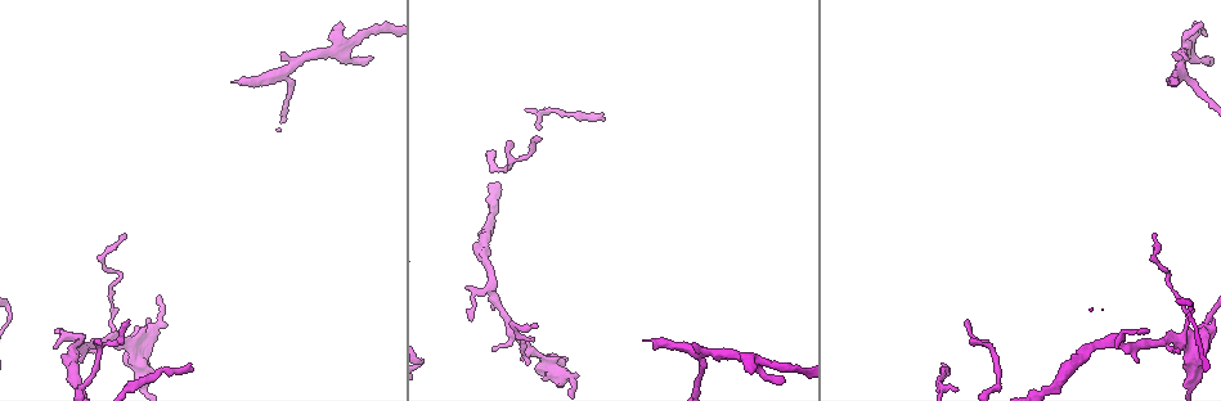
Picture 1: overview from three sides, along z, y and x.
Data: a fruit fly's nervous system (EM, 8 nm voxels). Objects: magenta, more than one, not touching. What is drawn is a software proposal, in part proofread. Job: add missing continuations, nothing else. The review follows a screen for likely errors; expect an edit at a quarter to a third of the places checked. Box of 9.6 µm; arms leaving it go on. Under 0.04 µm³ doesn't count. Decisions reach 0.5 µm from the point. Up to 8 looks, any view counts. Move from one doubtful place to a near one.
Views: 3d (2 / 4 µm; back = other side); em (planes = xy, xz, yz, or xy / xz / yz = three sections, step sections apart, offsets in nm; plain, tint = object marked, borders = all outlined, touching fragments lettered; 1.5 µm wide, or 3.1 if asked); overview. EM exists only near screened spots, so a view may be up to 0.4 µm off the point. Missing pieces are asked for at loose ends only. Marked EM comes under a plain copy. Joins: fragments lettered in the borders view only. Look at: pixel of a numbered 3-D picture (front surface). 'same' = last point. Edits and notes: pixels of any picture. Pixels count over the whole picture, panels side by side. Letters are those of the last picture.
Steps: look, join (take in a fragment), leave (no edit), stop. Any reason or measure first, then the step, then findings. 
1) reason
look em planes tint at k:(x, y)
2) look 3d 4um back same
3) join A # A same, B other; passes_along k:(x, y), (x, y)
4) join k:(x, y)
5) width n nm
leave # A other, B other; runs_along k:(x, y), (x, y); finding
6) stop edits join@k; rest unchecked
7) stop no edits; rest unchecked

free end
look em yz step 8 tint at 1:(644, 339)

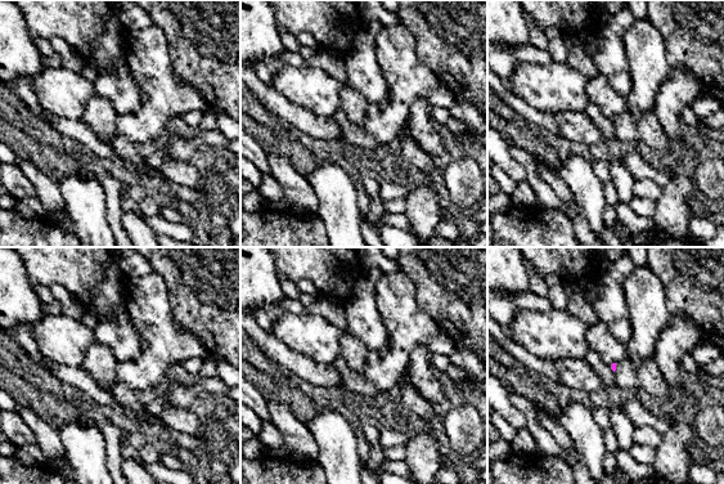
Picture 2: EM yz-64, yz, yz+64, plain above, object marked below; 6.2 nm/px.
another direction
look em planes borders same

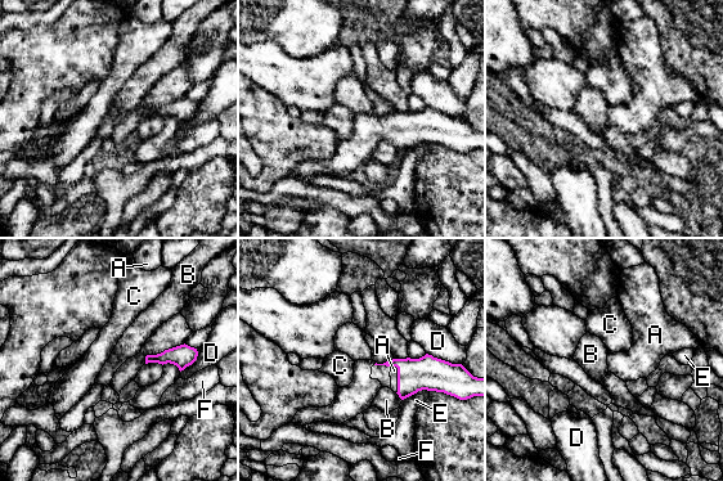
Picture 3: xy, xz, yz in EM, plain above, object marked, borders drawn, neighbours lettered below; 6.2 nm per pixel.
longest_contact D 190 nm
join A # A same, B other, C other, D other, E other, F other; it goes on there

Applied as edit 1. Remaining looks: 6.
branch stops here
look em xy step 8 borders at 1:(784, 380)

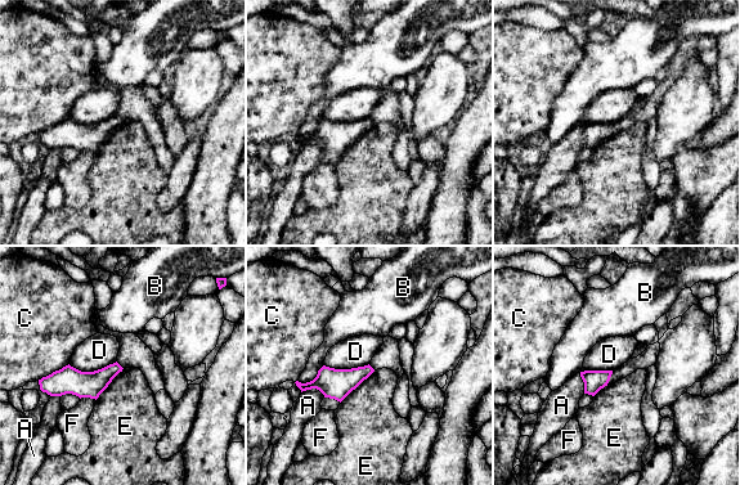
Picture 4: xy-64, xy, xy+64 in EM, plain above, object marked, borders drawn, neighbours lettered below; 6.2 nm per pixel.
leave # A other, B other, C other, D other, E other, F other; runs_along 4:(117, 368), (98, 381), (46, 380); none of them fits

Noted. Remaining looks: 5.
tapers out
look 3d 2um at 1:(1156, 233)

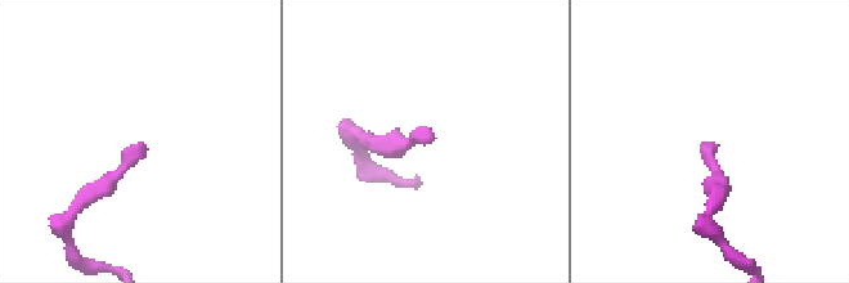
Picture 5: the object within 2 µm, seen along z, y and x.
shape alone is not enough
look em planes borders at 5:(708, 146)

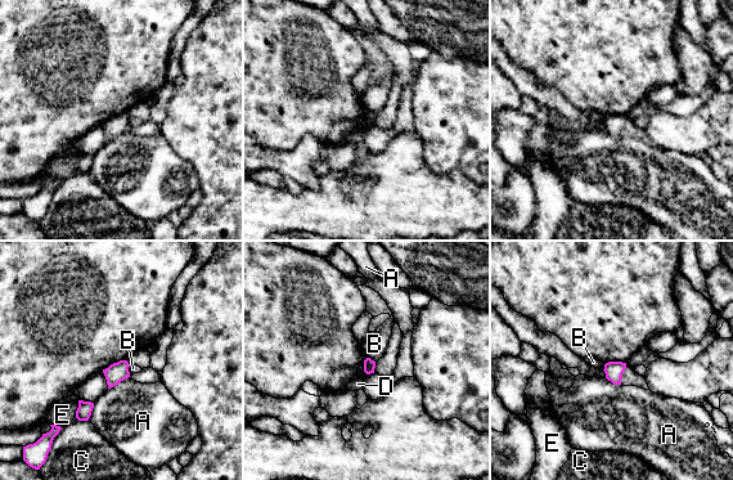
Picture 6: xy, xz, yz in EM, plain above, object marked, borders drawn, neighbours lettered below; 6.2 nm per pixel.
width 70 nm
leave # A other, B other, C other, D other, E other; border 6:(368, 357), (374, 362); no lettered fragment goes on from it

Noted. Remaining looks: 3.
stop edits join@3; rest unchecked

